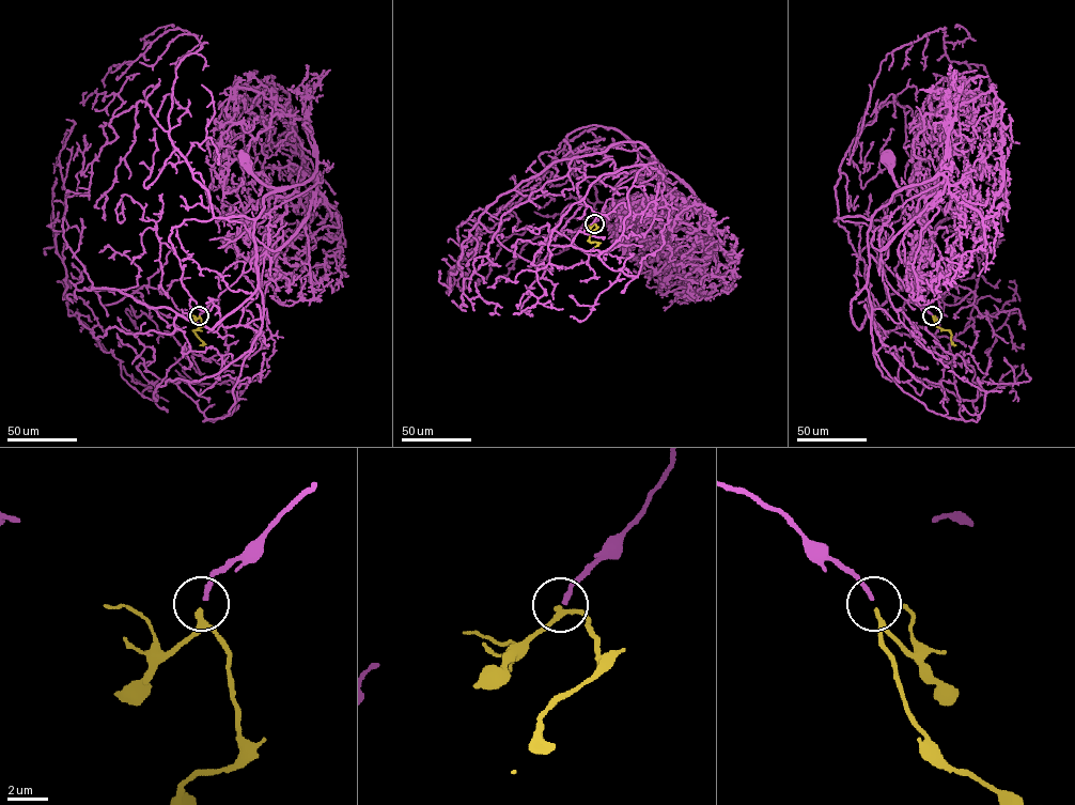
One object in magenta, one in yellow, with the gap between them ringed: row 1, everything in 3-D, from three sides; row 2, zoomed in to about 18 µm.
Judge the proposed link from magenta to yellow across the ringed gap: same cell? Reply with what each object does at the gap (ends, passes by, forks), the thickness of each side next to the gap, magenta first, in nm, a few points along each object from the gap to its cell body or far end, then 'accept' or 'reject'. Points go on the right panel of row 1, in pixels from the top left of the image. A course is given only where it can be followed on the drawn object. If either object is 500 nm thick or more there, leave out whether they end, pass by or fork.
magenta ends; yellow passes by; calibres 220 and 190 nm; course magenta (932, 315), (899, 295), (869, 254), (868, 233), (872, 216), (905, 187), (897, 186), (886, 157); course yellow (932, 315), (937, 326), (951, 334), (951, 341), (955, 345); accept

